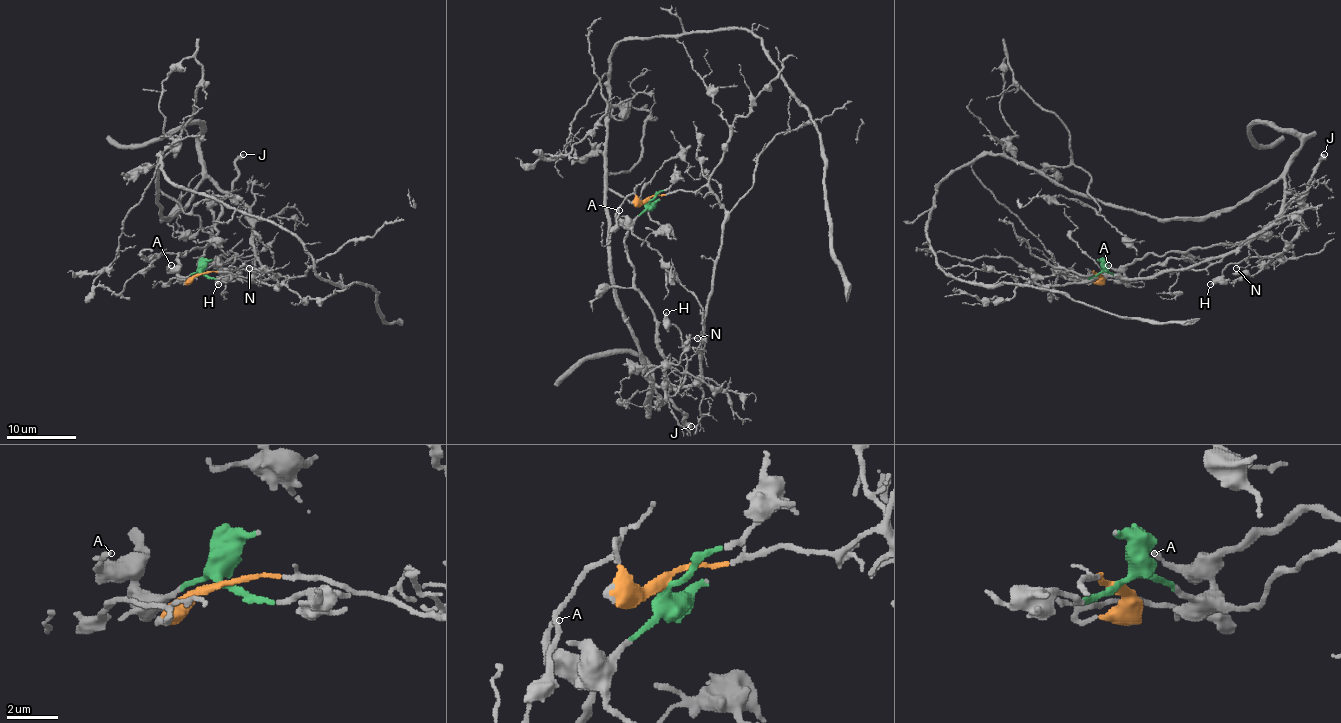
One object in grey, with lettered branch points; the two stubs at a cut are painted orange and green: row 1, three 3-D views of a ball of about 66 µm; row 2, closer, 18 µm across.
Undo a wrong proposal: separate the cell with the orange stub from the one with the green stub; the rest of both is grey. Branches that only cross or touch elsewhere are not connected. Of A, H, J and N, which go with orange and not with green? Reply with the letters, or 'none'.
H, N

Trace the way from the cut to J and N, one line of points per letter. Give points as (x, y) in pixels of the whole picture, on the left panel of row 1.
J: (201, 273), (182, 277), (177, 256), (208, 244), (217, 232), (220, 200), (237, 176), (236, 162), (243, 154)
N: (201, 273), (218, 272), (262, 280), (277, 275), (274, 278), (265, 270), (251, 245), (236, 258), (250, 268)

